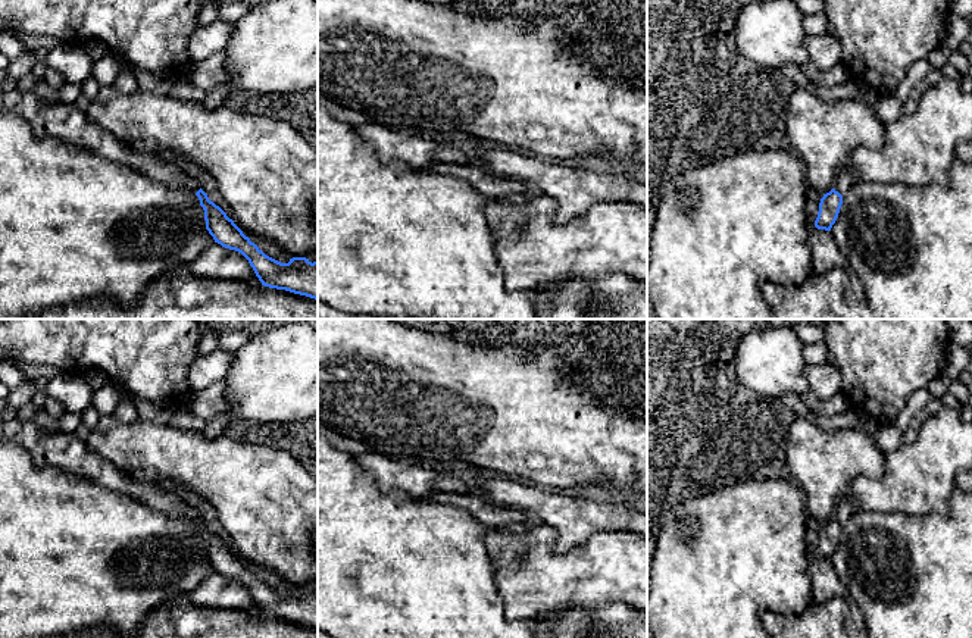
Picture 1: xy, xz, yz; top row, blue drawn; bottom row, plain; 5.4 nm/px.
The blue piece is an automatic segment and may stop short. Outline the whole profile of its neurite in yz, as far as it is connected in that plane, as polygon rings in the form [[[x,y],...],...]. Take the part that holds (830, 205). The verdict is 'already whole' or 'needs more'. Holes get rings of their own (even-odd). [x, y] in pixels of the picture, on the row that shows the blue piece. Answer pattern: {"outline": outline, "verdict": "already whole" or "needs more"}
{"outline": [[[851,165],[844,166],[838,172],[834,188],[821,198],[818,218],[815,221],[818,229],[831,231],[838,218],[843,196],[851,188],[856,179],[857,176]]], "verdict": "needs more"}

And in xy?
{"outline": [[[0,90],[0,109],[19,113],[31,123],[38,138],[60,140],[78,150],[129,166],[172,190],[194,193],[204,210],[206,229],[215,243],[241,253],[262,285],[318,300],[318,260],[312,263],[306,257],[293,257],[288,263],[281,263],[266,256],[219,206],[209,200],[199,179],[178,163],[166,162],[154,153],[118,140],[90,121],[87,113],[75,104],[60,100],[47,101],[31,91],[4,93]]], "verdict": "needs more"}

